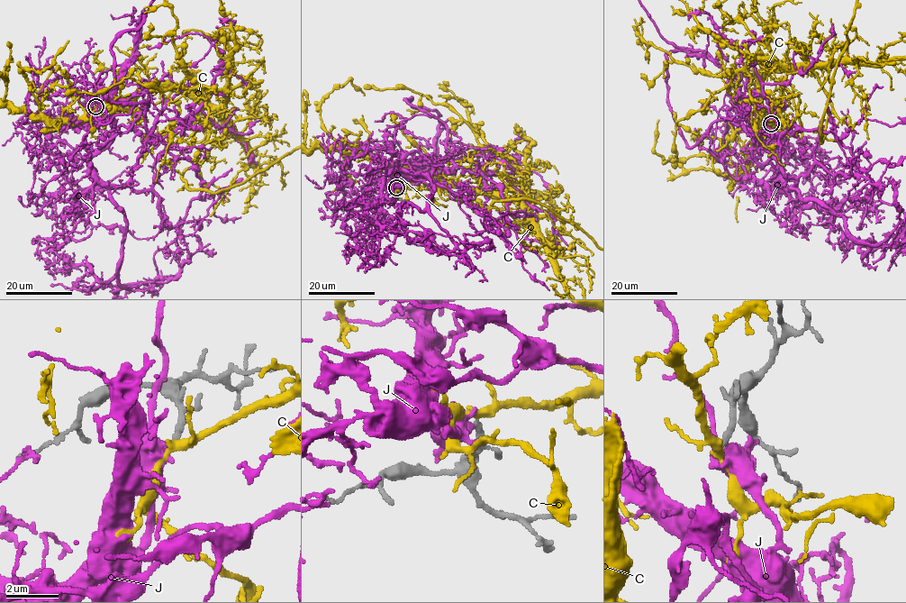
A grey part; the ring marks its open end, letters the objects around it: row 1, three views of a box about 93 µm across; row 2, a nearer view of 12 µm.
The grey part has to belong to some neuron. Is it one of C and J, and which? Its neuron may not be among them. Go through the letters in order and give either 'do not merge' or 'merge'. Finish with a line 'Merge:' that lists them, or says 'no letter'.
C: merge
J: do not merge
Merge: C

